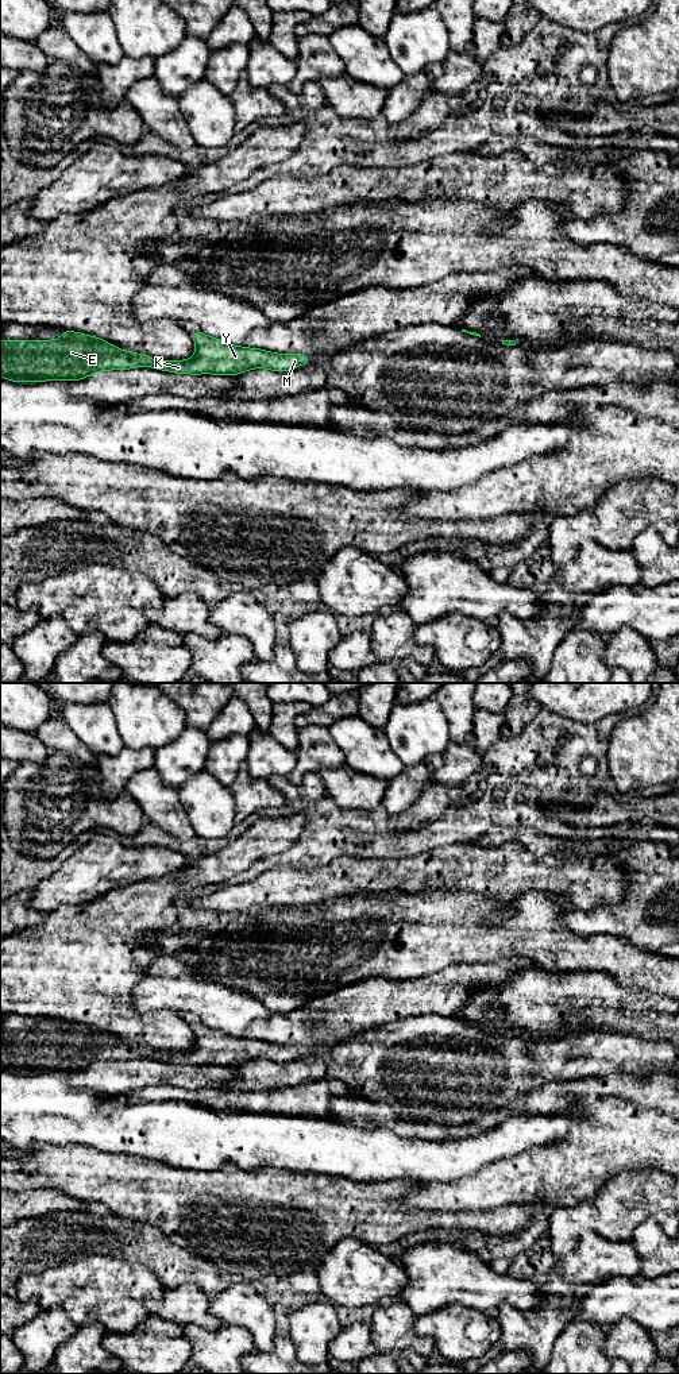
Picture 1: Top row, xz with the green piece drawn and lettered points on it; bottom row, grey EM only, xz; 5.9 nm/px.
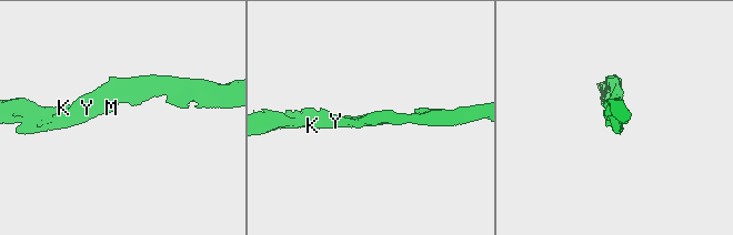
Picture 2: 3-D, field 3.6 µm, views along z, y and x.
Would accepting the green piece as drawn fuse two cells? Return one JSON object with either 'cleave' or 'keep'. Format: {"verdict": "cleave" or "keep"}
{"verdict": "keep"}

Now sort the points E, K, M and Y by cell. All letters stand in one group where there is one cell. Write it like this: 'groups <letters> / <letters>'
groups E K M Y

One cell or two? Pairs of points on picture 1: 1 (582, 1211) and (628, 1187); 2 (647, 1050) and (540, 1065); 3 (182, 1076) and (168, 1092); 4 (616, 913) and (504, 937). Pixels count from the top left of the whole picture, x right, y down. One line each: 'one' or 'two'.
1: two
2: one
3: two
4: two

